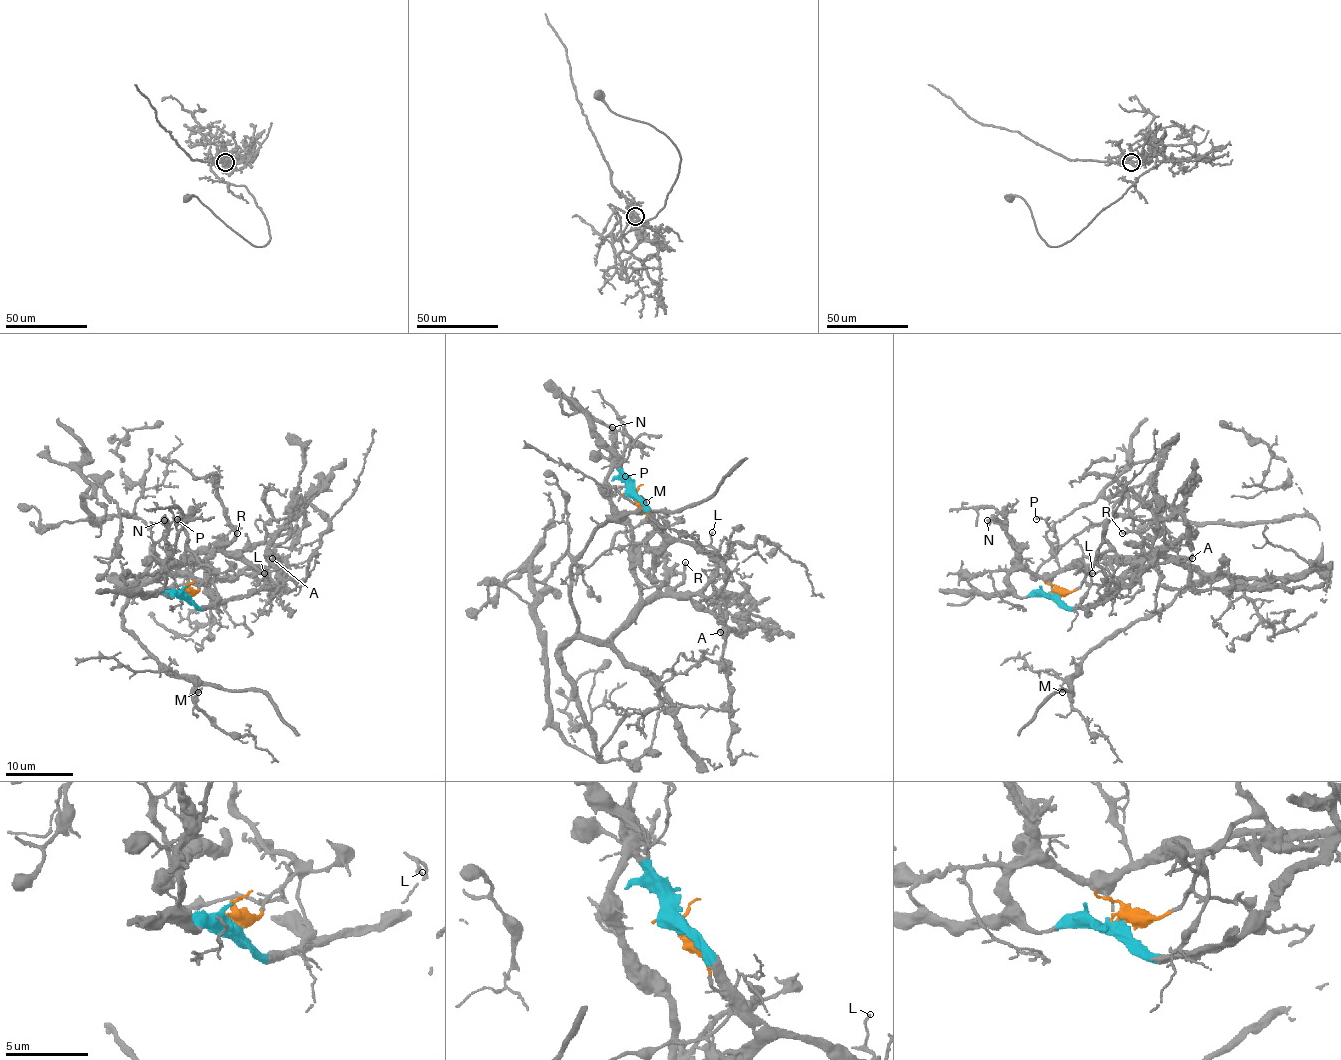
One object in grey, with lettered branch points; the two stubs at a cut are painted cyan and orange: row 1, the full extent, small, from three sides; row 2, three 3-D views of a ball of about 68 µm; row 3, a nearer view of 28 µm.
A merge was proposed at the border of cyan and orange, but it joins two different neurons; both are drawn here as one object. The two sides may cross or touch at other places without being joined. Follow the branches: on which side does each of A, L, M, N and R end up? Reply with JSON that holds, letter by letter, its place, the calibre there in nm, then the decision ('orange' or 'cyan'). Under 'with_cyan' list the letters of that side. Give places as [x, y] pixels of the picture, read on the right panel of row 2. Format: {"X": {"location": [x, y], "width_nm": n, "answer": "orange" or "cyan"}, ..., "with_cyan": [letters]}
{"A": {"location": [1192, 558], "width_nm": 260, "answer": "cyan"}, "L": {"location": [1092, 573], "width_nm": 130, "answer": "orange"}, "M": {"location": [1062, 692], "width_nm": 180, "answer": "orange"}, "N": {"location": [987, 520], "width_nm": 500, "answer": "cyan"}, "R": {"location": [1122, 533], "width_nm": 150, "answer": "orange"}, "with_cyan": ["A", "N"]}

